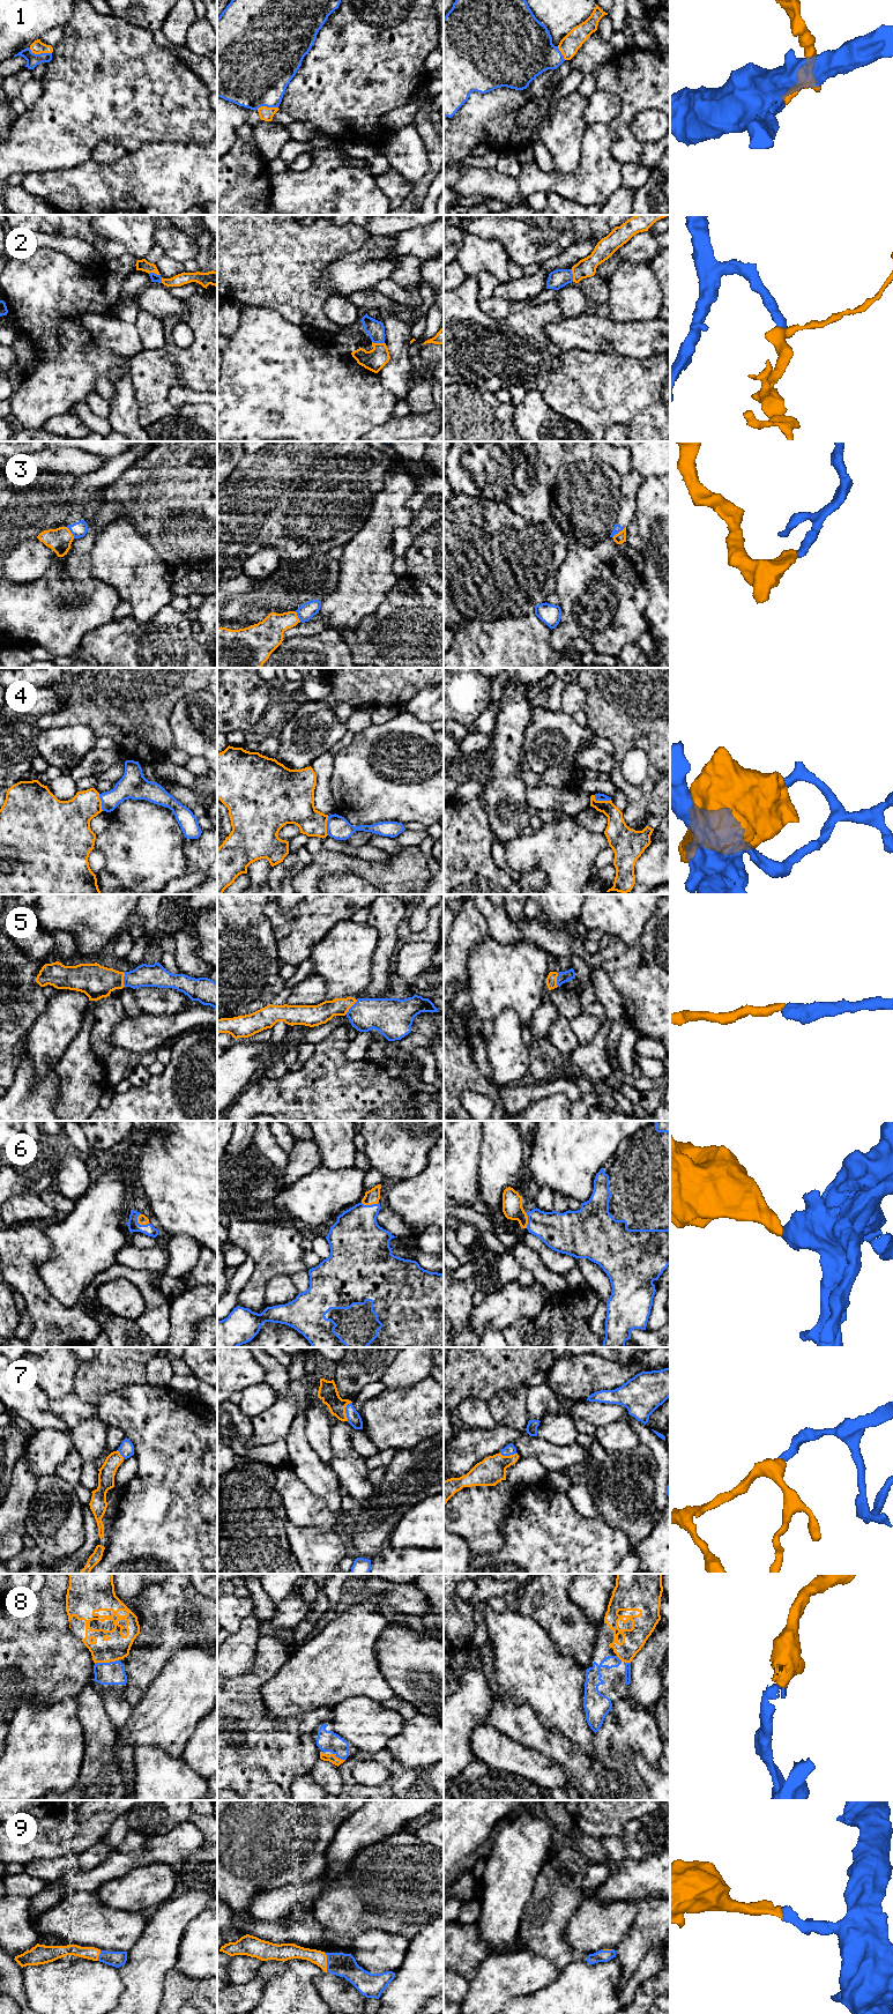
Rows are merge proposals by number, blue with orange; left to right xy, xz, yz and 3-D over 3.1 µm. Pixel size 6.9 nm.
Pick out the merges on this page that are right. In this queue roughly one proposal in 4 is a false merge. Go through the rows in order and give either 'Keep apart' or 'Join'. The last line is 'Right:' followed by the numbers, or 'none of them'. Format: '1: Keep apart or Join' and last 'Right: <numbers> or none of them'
1: Join
2: Join
3: Keep apart
4: Keep apart
5: Join
6: Join
7: Join
8: Join
9: Join
Right: 1, 2, 5, 6, 7, 8, 9

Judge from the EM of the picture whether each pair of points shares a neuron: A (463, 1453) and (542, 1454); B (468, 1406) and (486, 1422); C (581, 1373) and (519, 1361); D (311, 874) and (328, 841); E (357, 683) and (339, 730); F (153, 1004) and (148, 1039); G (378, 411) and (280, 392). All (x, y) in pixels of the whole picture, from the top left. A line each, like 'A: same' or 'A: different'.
A: same
B: same
C: different
D: different
E: different
F: different
G: same

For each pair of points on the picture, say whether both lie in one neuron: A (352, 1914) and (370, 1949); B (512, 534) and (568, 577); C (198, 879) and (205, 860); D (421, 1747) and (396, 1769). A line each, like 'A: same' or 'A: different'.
A: different
B: different
C: different
D: different

